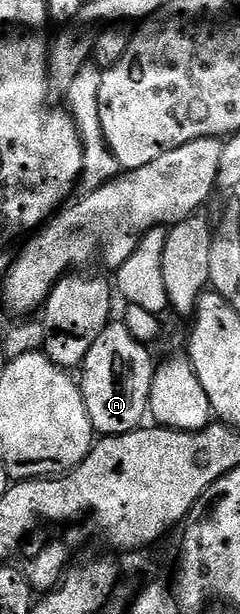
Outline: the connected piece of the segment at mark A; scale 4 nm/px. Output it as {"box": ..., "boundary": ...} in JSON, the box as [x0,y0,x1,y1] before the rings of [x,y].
{"box":[78,324,154,437],"boundary":[[[116,324],[107,325],[102,335],[94,339],[94,347],[90,347],[90,355],[86,355],[78,373],[78,384],[92,428],[106,437],[129,433],[145,424],[150,413],[148,400],[154,372],[149,346],[134,336],[127,324]]]}

